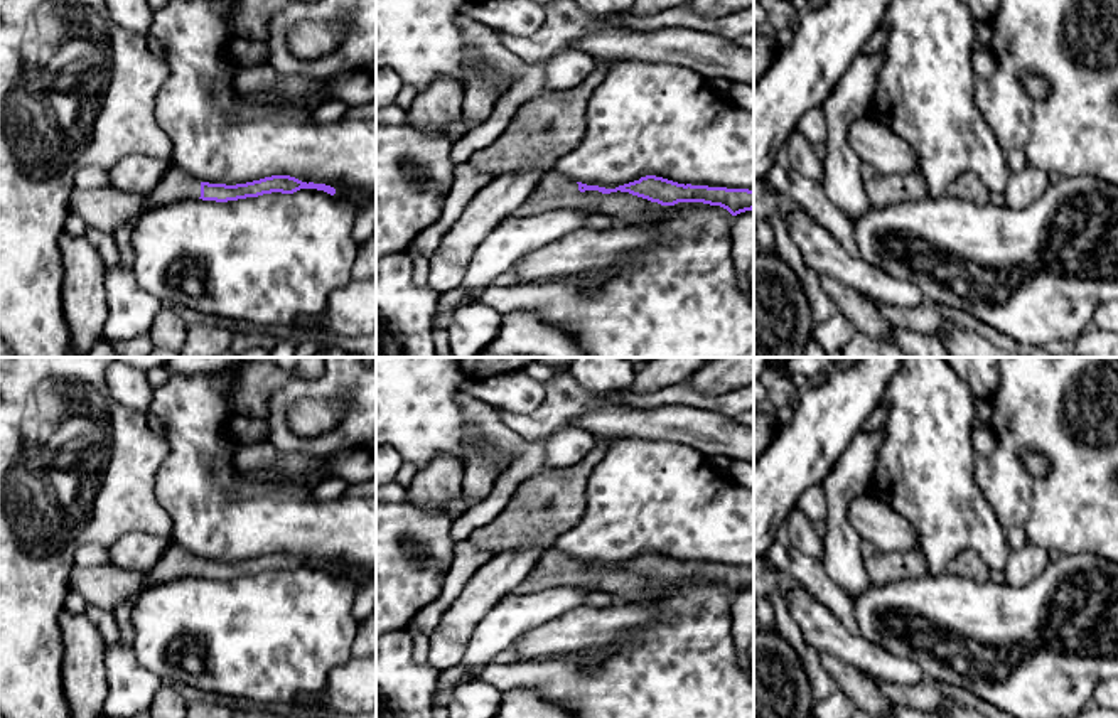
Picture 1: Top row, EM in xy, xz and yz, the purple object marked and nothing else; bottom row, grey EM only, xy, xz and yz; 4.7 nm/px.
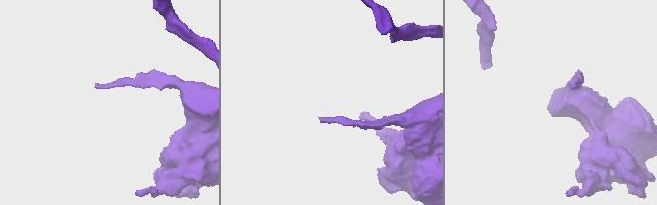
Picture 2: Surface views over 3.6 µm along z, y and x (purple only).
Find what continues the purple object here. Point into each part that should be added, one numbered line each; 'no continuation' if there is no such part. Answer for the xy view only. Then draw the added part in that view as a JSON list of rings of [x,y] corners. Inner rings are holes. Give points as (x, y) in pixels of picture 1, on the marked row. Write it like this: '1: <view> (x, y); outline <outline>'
1: xy (176, 186); outline [[[174,163],[164,175],[164,179],[148,192],[148,197],[142,204],[142,209],[130,221],[121,224],[118,229],[111,231],[116,248],[118,248],[118,266],[132,270],[135,256],[132,234],[137,217],[153,206],[169,204],[182,199],[199,199],[201,182],[187,174],[184,174]]]

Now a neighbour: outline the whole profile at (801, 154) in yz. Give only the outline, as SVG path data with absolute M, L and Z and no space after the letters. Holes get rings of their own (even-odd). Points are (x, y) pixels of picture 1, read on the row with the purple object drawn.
M794 130L786 140L786 150L791 165L803 175L816 182L823 182L825 167L816 157L813 143L799 131Z

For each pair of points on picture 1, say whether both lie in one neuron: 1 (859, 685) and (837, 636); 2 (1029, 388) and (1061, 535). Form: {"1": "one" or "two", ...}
{"1": "two", "2": "one"}

